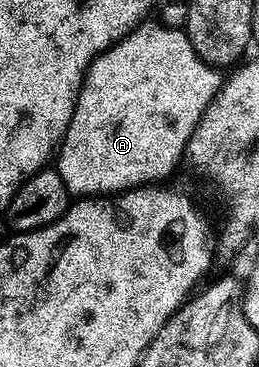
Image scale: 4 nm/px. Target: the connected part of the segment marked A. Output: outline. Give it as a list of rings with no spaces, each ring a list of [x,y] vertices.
[[[144,20],[136,26],[122,40],[112,43],[108,49],[96,56],[96,59],[88,65],[88,71],[84,74],[84,83],[76,97],[76,107],[74,116],[70,120],[70,128],[66,128],[64,141],[58,147],[58,153],[54,158],[54,168],[62,176],[66,184],[69,195],[72,196],[111,196],[122,194],[125,190],[134,190],[138,186],[159,183],[176,165],[180,162],[180,157],[185,157],[188,149],[188,141],[194,132],[196,125],[203,120],[204,113],[211,105],[222,85],[222,74],[215,66],[205,62],[196,53],[194,44],[188,39],[184,30],[179,30],[173,26],[166,26],[159,20]]]

